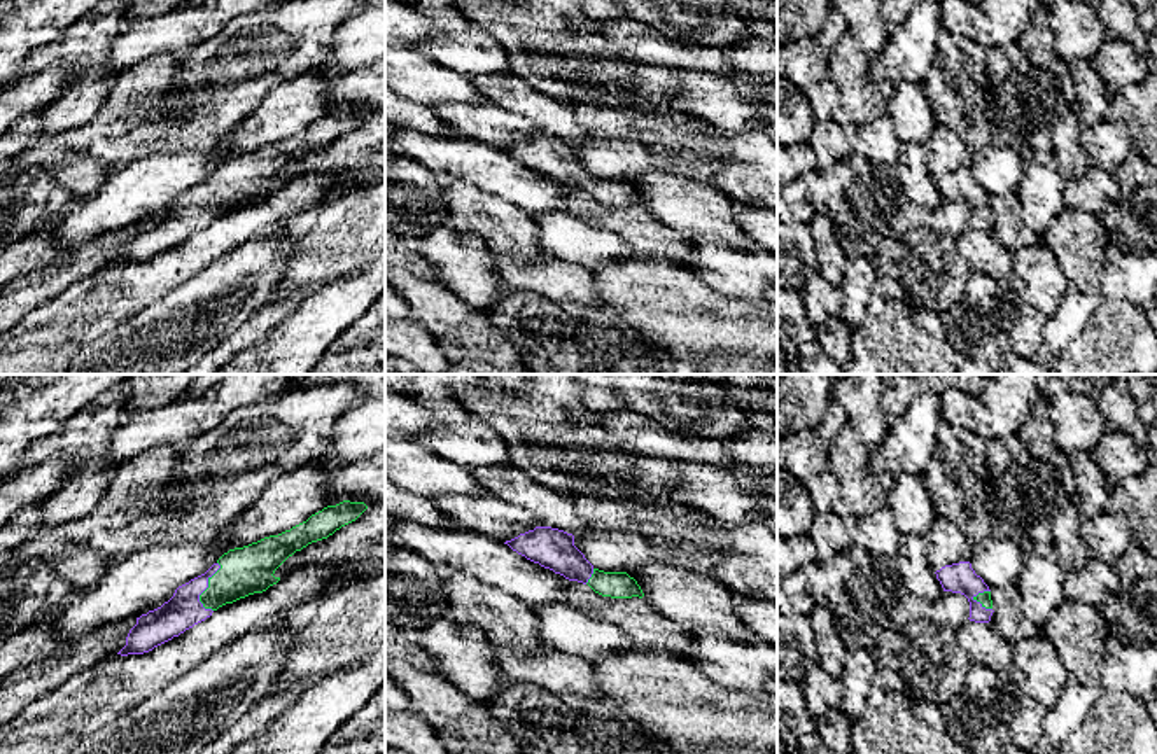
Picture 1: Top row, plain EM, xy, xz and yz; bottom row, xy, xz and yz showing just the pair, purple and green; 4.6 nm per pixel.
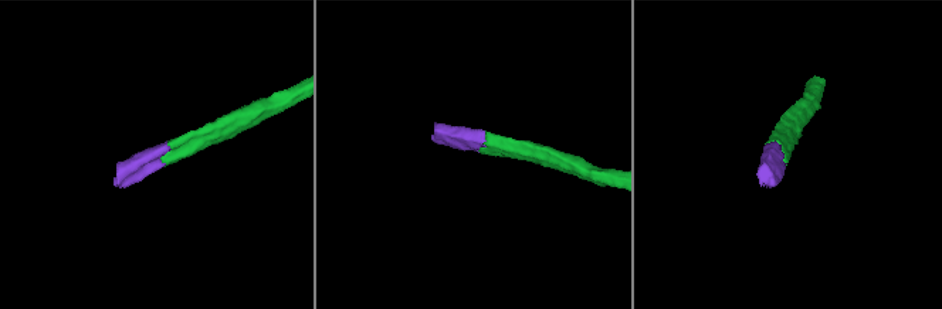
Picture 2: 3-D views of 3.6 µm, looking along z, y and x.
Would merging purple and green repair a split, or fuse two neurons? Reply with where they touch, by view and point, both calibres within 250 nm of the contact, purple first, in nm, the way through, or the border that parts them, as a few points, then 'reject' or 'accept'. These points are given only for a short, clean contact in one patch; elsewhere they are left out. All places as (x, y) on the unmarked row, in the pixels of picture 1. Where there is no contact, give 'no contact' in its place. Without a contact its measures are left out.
contact xy (207, 195); calibres 170 and 220 nm; way xy (182, 219), (207, 195), (217, 195), (244, 179); accept

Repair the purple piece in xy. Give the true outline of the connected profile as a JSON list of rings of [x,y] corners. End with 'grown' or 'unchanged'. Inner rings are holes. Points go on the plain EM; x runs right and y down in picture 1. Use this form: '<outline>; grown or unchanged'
[[[343,108],[278,143],[224,161],[205,182],[179,194],[161,215],[137,226],[121,264],[144,262],[205,229],[214,219],[277,192],[275,178],[296,159],[355,129],[368,114]]]; grown

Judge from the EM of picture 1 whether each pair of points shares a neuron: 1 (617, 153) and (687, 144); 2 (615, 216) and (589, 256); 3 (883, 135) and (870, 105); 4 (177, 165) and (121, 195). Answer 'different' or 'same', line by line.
1: same
2: different
3: different
4: same

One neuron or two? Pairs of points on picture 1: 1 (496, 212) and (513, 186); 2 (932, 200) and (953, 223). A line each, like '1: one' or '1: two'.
1: two
2: two

